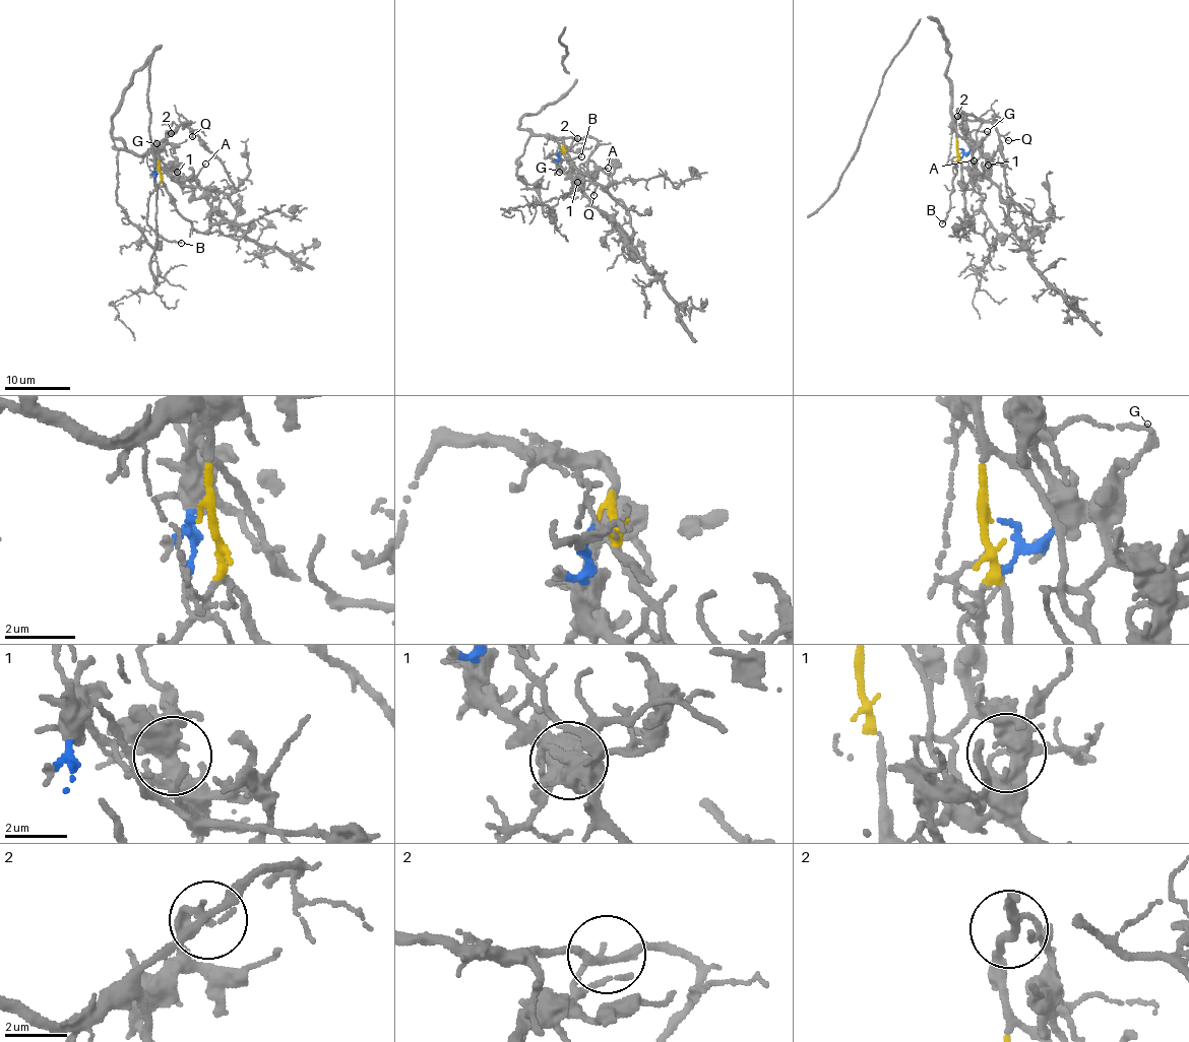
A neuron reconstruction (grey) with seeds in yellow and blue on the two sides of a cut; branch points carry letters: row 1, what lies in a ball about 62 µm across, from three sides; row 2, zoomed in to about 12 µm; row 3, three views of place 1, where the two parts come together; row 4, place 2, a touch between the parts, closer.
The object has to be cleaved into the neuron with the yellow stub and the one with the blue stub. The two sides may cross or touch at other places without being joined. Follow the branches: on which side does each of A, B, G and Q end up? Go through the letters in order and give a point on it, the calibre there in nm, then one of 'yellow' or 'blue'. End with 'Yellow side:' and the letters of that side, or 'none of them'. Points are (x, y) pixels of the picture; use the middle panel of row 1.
A: (608, 168) | 140 nm | blue
B: (581, 156) | 180 nm | yellow
G: (559, 172) | 100 nm | blue
Q: (593, 195) | 120 nm | yellow
Yellow side: B, Q

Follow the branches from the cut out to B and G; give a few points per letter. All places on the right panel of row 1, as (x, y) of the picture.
B: (958, 149), (948, 215), (941, 223)
G: (959, 149), (970, 150), (966, 134), (973, 130), (988, 130)

